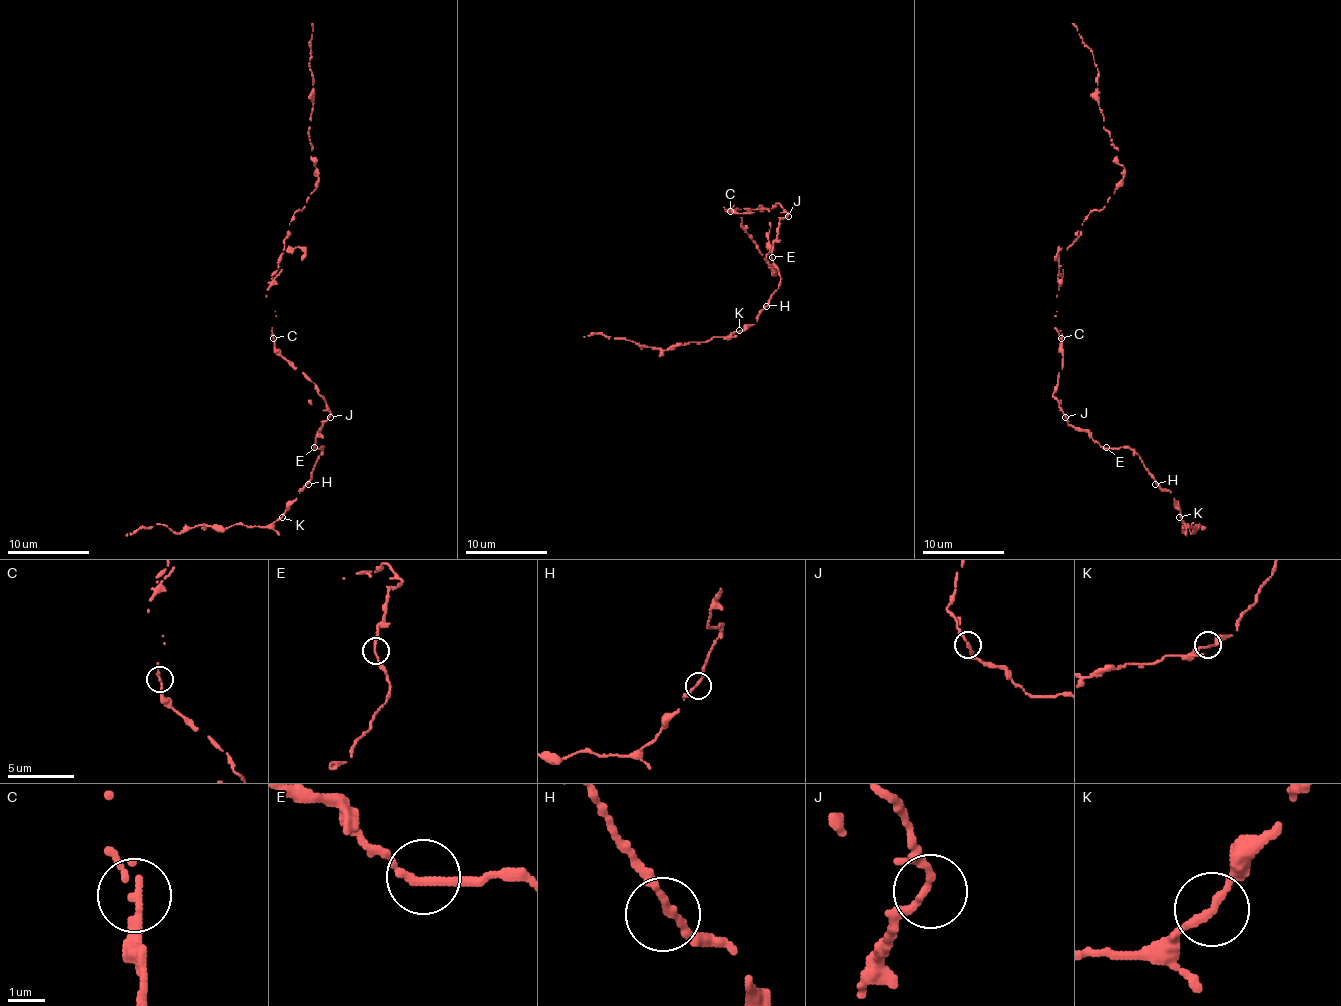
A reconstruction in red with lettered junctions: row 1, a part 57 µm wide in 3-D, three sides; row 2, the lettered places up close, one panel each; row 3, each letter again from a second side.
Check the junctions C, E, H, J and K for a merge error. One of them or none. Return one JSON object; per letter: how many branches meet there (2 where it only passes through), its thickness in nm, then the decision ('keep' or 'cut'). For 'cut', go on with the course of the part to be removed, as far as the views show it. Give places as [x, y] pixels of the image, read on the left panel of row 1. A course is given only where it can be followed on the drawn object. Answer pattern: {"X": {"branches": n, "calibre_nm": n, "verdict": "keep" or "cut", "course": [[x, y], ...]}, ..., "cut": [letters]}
{"C": {"branches": 2, "calibre_nm": 190, "verdict": "cut"}, "E": {"branches": 2, "calibre_nm": 200, "verdict": "keep"}, "H": {"branches": 2, "calibre_nm": 200, "verdict": "keep"}, "J": {"branches": 2, "calibre_nm": 200, "verdict": "keep"}, "K": {"branches": 2, "calibre_nm": 200, "verdict": "keep"}, "cut": ["C"]}

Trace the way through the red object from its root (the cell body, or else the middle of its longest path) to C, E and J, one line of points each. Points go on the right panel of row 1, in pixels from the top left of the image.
C: (1061, 360), (1061, 337)
E: (1061, 360), (1057, 388), (1053, 394), (1059, 409), (1069, 425), (1084, 429), (1106, 447)
J: (1061, 360), (1053, 396), (1065, 417)

